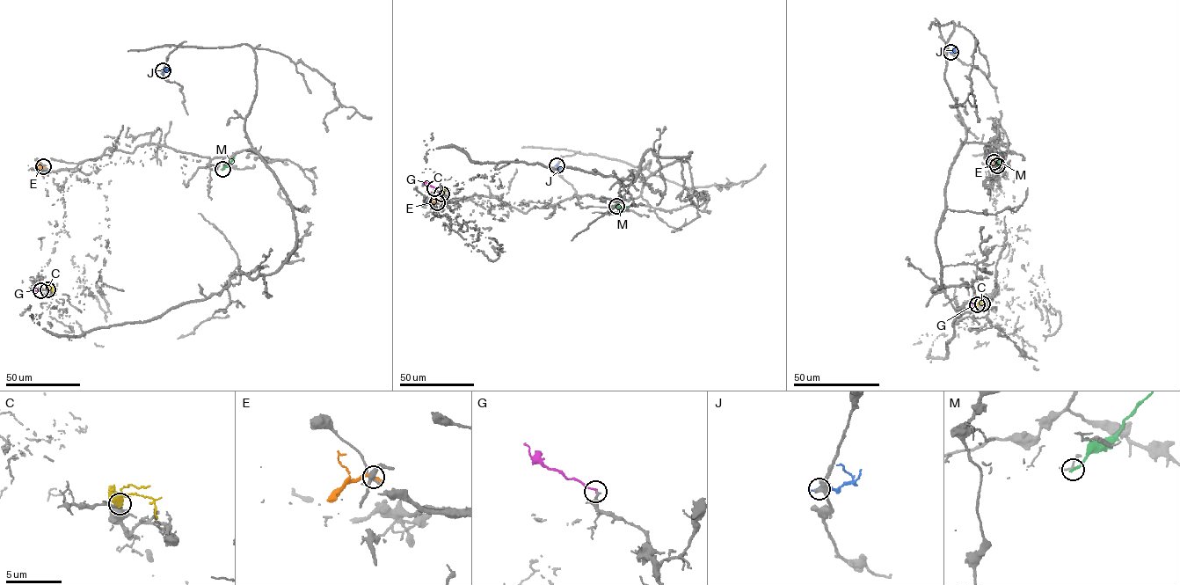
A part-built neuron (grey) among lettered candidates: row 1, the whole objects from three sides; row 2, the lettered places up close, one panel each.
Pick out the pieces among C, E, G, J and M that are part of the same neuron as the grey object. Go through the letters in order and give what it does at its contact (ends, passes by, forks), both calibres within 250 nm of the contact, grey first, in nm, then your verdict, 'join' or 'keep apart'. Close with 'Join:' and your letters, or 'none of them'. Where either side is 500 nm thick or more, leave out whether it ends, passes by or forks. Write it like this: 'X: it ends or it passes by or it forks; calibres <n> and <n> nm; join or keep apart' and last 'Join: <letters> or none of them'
C: calibres 240 and 650 nm; join
E: it ends; calibres 320 and 280 nm; keep apart
G: it ends; calibres 260 and 200 nm; join
J: it ends; calibres 300 and 200 nm; keep apart
M: it ends; calibres 200 and 240 nm; keep apart
Join: C, G

